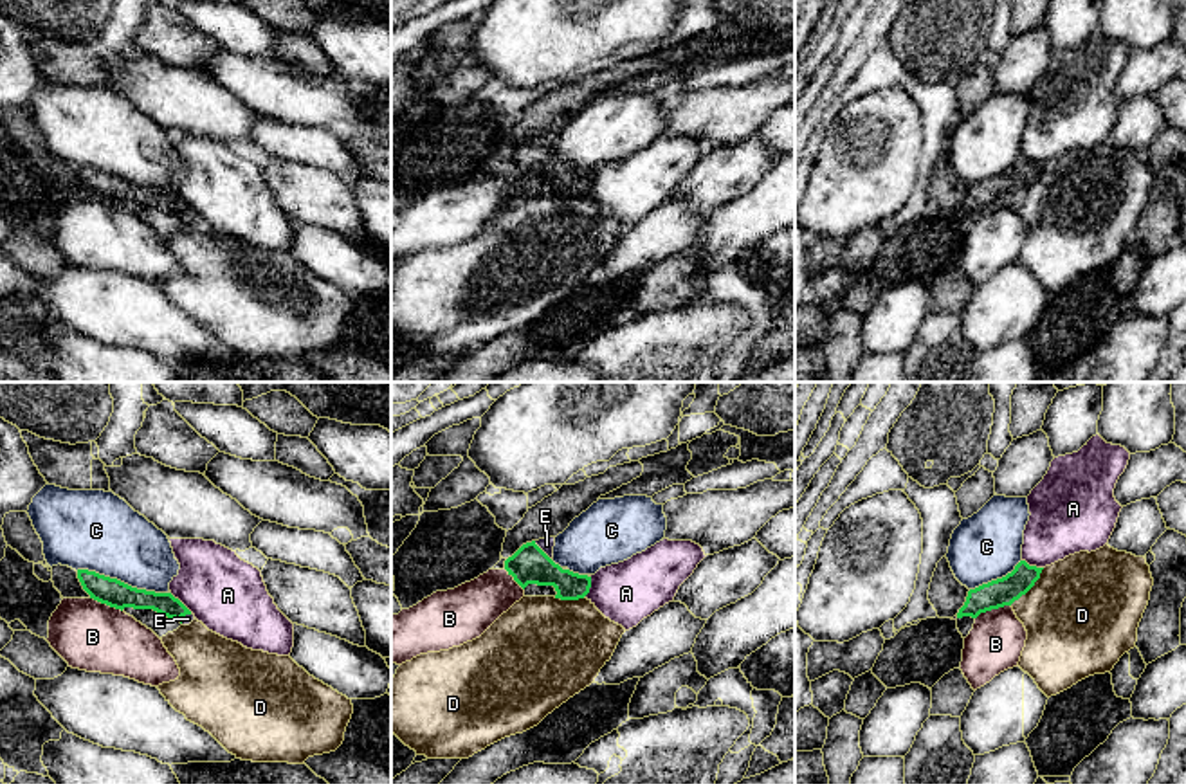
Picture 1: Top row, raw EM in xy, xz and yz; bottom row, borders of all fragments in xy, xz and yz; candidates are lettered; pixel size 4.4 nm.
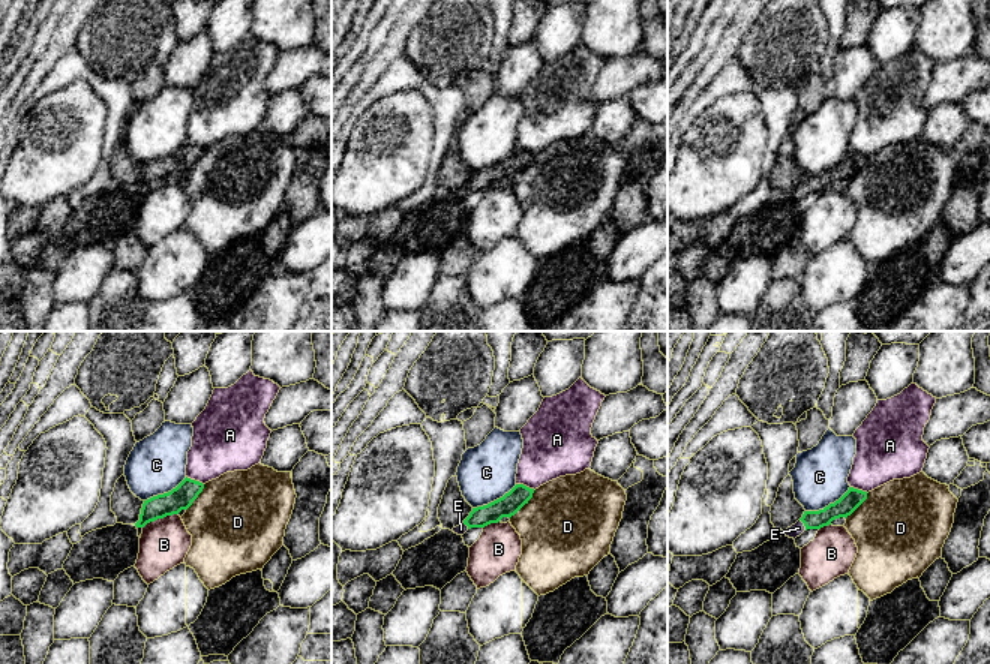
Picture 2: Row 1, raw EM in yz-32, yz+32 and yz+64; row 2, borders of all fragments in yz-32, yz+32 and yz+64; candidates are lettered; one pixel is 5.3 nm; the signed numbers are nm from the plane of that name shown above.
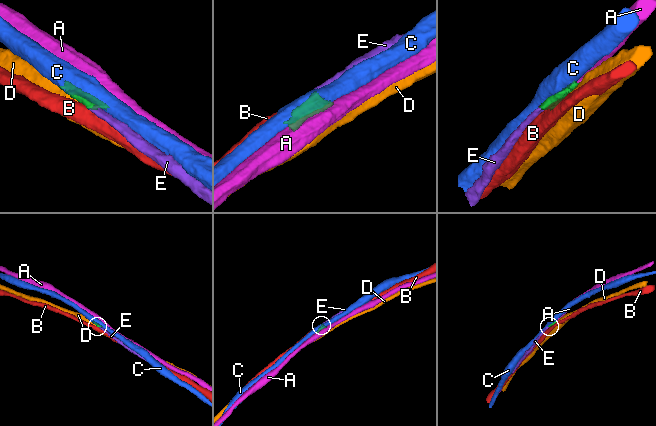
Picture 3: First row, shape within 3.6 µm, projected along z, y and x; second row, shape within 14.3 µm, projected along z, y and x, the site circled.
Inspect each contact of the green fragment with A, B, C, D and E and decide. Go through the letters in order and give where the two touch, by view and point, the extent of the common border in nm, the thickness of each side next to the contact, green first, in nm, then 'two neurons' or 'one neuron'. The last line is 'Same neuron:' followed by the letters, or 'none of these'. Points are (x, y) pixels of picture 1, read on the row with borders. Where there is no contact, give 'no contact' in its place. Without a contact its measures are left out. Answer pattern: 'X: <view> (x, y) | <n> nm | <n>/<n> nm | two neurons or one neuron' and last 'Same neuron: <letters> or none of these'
A: xy (179, 601) | 130 nm | 110/340 nm | two neurons
B: yz (992, 608) | 170 nm | 130/240 nm | two neurons
C: xy (123, 583) | 440 nm | 120/360 nm | two neurons
D: yz (1030, 588) | 220 nm | 130/480 nm | two neurons
E: xz (541, 550) | 120 nm | 170/70 nm | one neuron
Same neuron: E

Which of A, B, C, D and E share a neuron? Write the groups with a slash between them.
A / B / C / D / E

